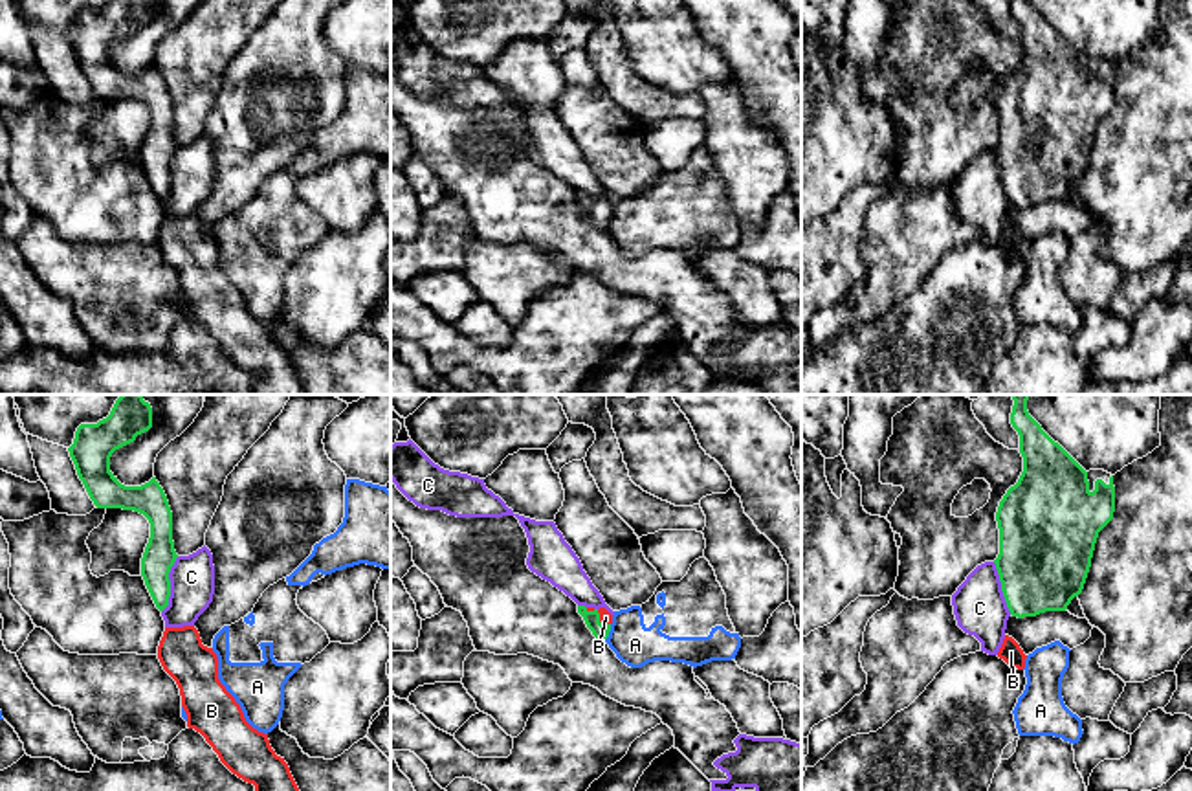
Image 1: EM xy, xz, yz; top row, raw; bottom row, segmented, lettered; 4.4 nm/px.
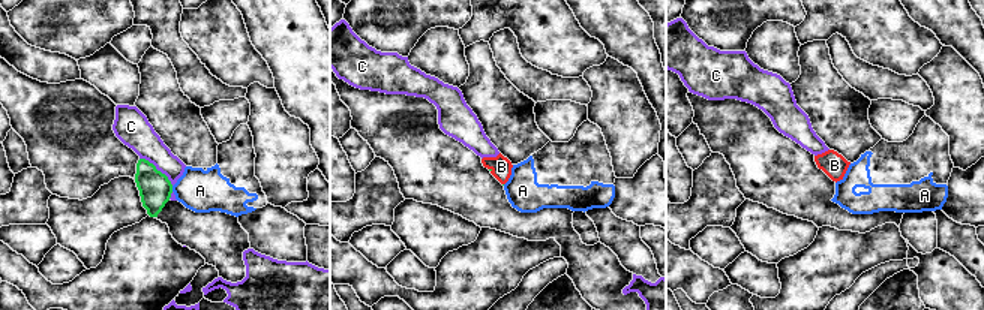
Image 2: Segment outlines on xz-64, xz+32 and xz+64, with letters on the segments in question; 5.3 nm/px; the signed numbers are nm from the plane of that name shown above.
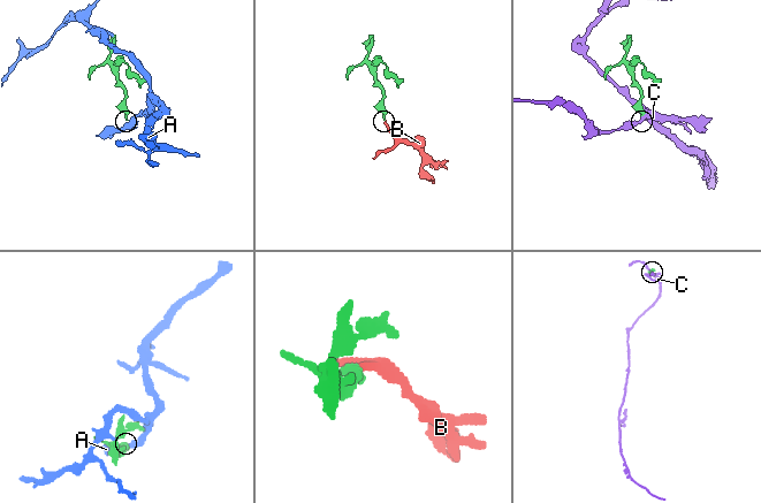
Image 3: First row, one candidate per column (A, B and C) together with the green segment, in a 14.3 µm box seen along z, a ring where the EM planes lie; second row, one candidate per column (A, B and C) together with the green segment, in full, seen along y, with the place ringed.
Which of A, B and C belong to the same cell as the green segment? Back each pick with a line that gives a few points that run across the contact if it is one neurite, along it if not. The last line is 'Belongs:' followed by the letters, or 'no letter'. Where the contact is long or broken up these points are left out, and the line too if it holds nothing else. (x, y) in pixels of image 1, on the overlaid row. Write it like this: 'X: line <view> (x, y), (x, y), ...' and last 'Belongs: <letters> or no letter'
B: line xz (591, 619), (598, 615), (606, 617)
Belongs: B

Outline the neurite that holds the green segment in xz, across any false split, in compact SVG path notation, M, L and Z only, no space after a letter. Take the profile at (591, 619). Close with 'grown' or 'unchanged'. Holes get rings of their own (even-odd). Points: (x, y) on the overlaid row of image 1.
M578 606L578 613L583 617L587 628L596 639L605 641L609 637L613 615L605 607L594 609Z; grown

